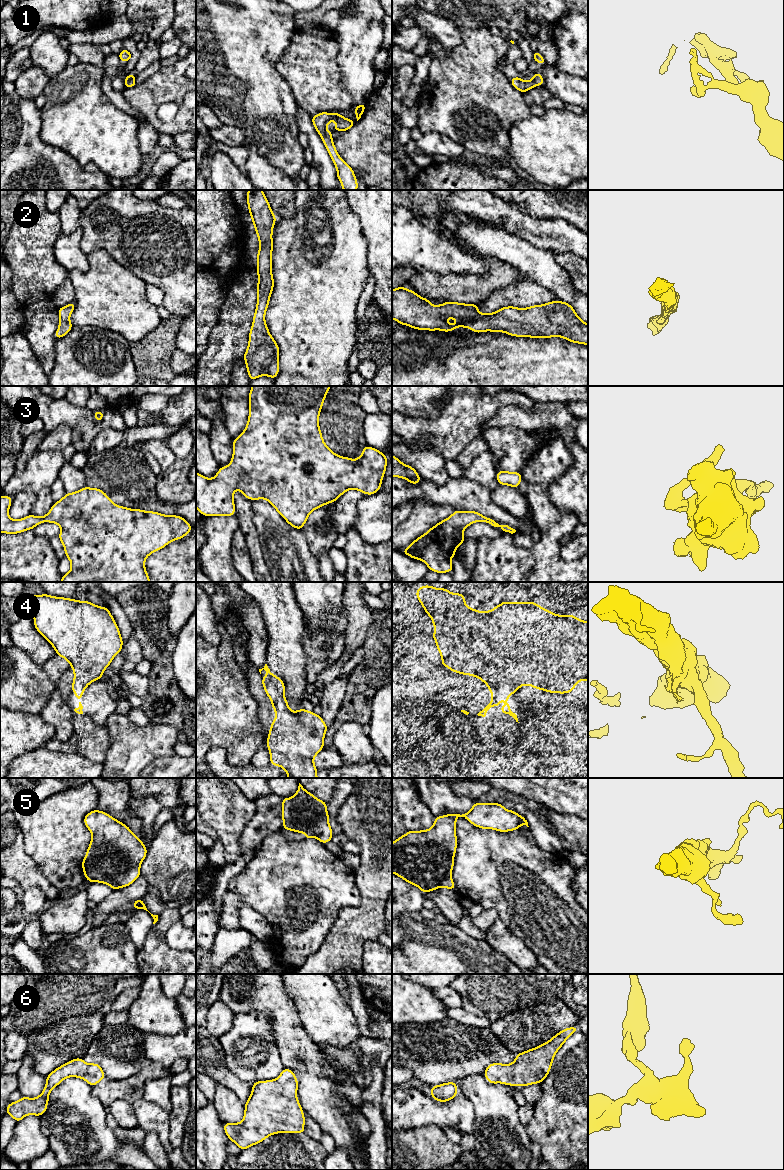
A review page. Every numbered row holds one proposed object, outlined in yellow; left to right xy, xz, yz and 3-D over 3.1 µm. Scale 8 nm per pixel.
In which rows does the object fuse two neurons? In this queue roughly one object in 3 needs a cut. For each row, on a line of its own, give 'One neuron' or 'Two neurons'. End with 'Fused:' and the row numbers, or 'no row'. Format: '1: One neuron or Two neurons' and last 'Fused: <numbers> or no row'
1: One neuron
2: One neuron
3: One neuron
4: Two neurons
5: Two neurons
6: One neuron
Fused: 4, 5

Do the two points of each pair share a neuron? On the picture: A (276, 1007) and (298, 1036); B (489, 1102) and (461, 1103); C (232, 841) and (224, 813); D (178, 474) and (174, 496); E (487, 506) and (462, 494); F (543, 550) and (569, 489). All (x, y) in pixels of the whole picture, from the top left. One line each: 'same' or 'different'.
A: same
B: different
C: same
D: same
E: same
F: different

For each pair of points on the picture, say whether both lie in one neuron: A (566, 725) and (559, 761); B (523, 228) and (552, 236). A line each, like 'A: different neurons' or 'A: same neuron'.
A: different neurons
B: same neuron

